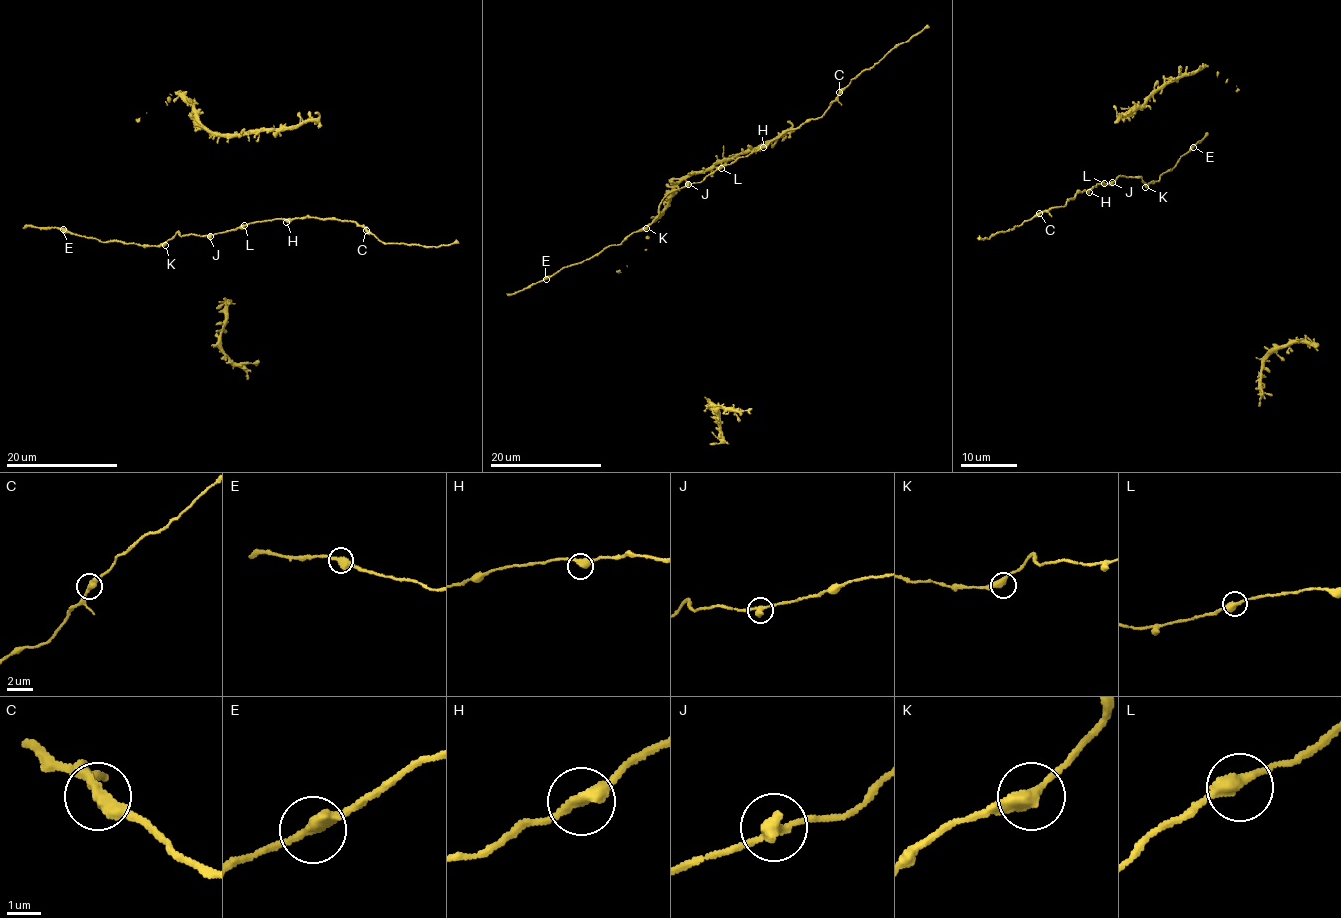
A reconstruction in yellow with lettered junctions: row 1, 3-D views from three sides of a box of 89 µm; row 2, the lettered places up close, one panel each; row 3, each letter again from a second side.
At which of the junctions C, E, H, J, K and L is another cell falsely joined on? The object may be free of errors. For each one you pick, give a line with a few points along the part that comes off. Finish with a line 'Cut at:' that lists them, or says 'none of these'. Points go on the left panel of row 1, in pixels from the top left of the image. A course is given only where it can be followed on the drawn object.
C: Course of the part to remove: (365, 231), (387, 243), (427, 247), (459, 243)
Cut at: C

